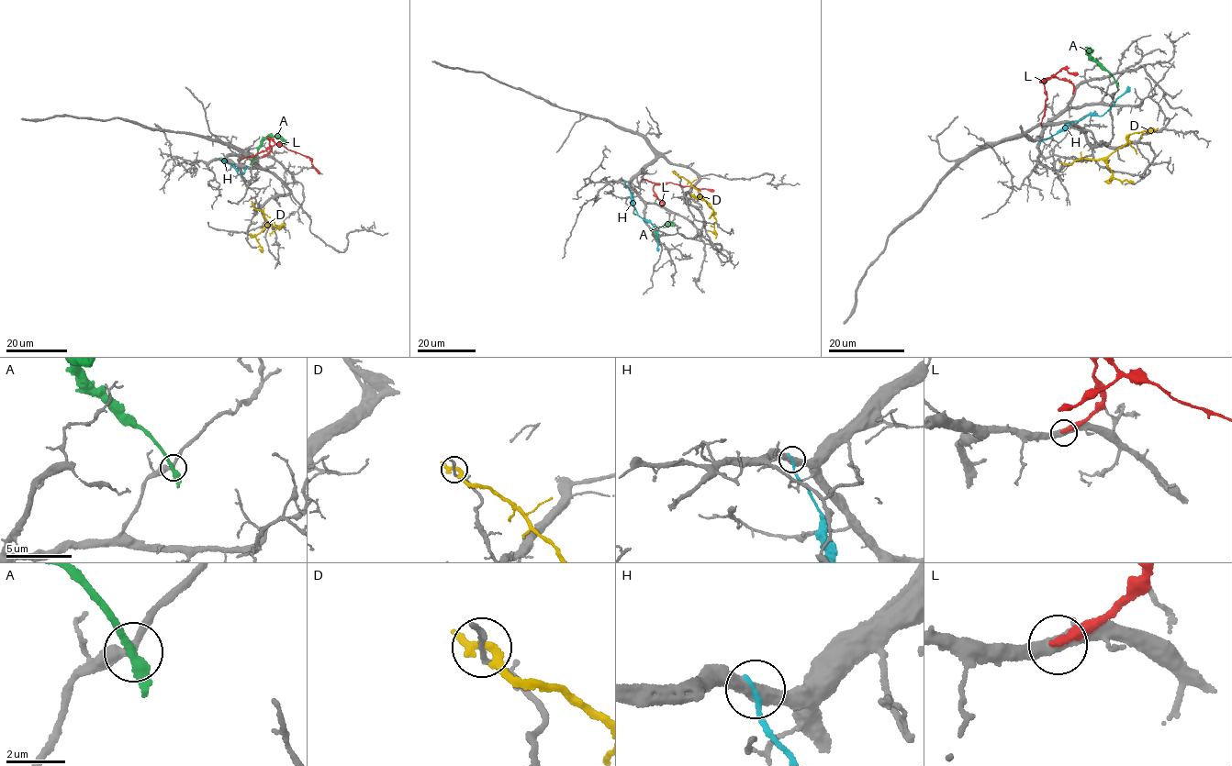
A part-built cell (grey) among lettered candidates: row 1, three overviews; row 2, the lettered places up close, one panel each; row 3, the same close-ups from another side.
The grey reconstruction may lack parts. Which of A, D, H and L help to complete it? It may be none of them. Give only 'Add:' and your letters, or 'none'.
Add: none

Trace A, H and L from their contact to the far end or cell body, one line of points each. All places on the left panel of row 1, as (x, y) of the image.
A: (252, 160), (263, 139), (274, 137), (286, 144)
H: (218, 159), (235, 167), (238, 173), (242, 174), (246, 167)
L: (263, 157), (271, 149), (269, 137), (288, 149), (308, 156), (319, 174)

